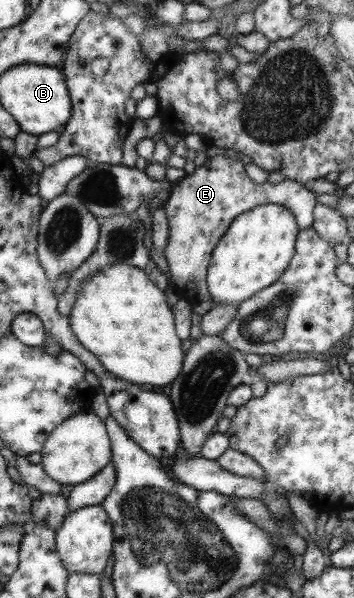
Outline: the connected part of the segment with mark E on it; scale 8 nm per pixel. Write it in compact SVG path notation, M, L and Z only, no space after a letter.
M220 155L208 159L201 167L196 167L192 175L172 183L172 187L172 192L163 205L169 226L164 254L174 281L175 294L179 300L184 300L191 306L213 301L207 283L211 257L237 218L256 207L274 203L290 209L296 221L299 221L299 227L306 230L312 228L313 211L318 203L316 193L288 179L278 185L268 185L266 182L260 187L246 177L241 161Z

